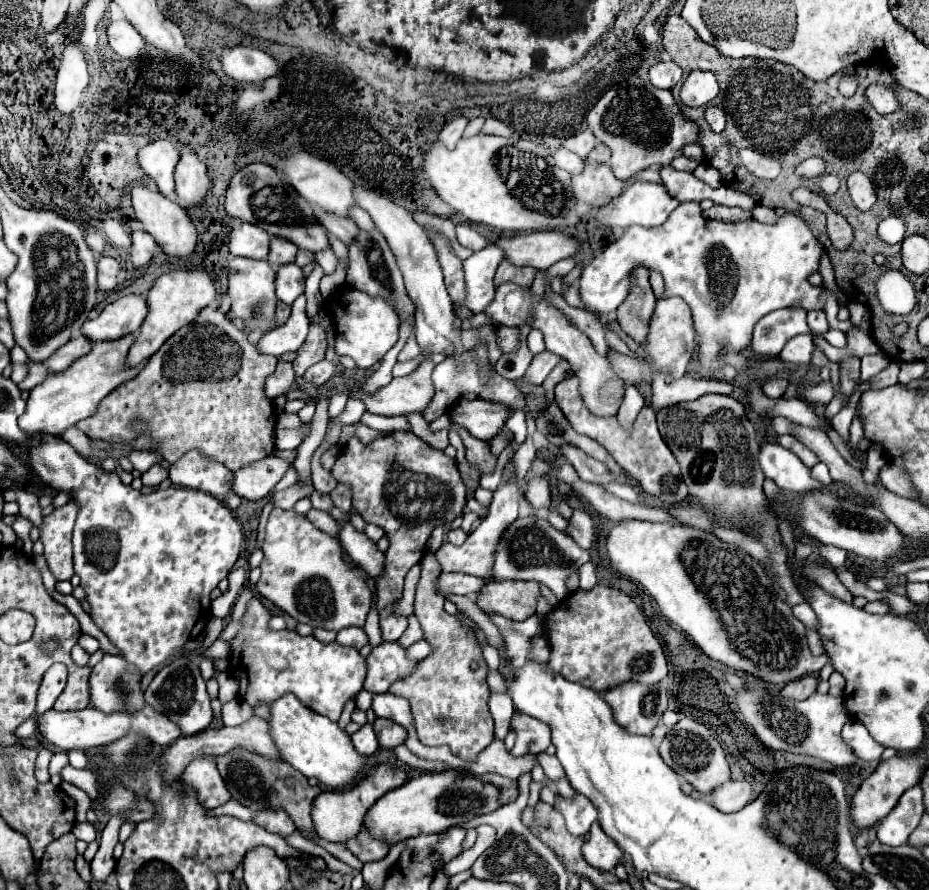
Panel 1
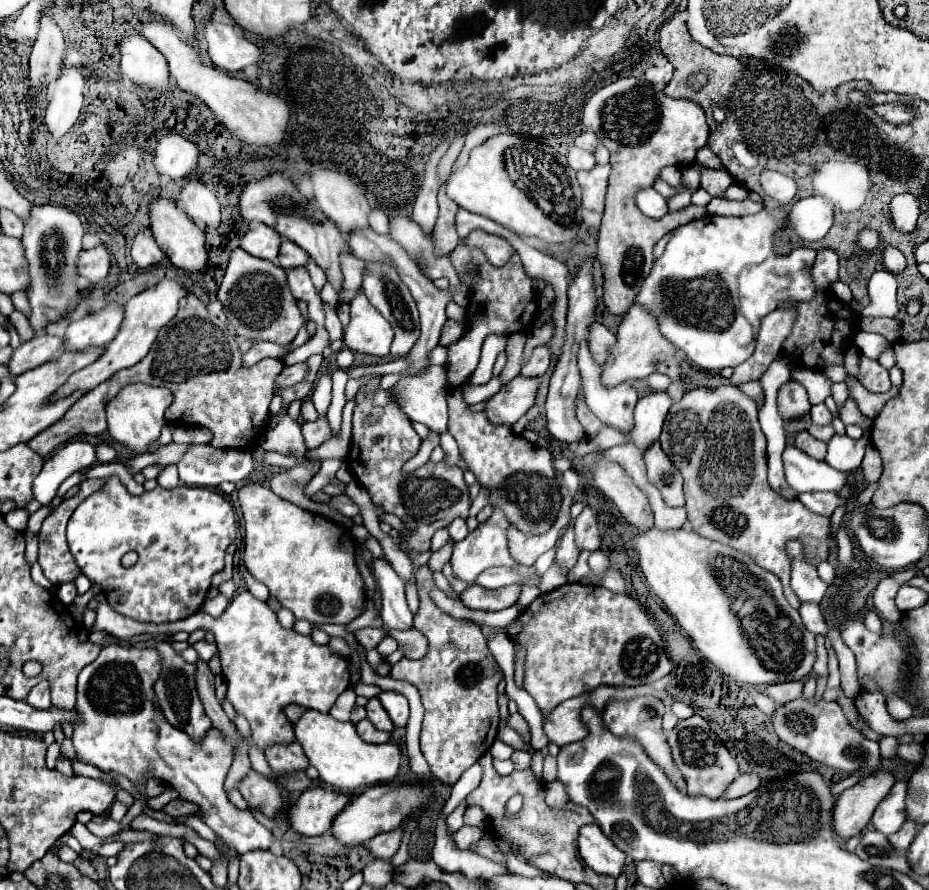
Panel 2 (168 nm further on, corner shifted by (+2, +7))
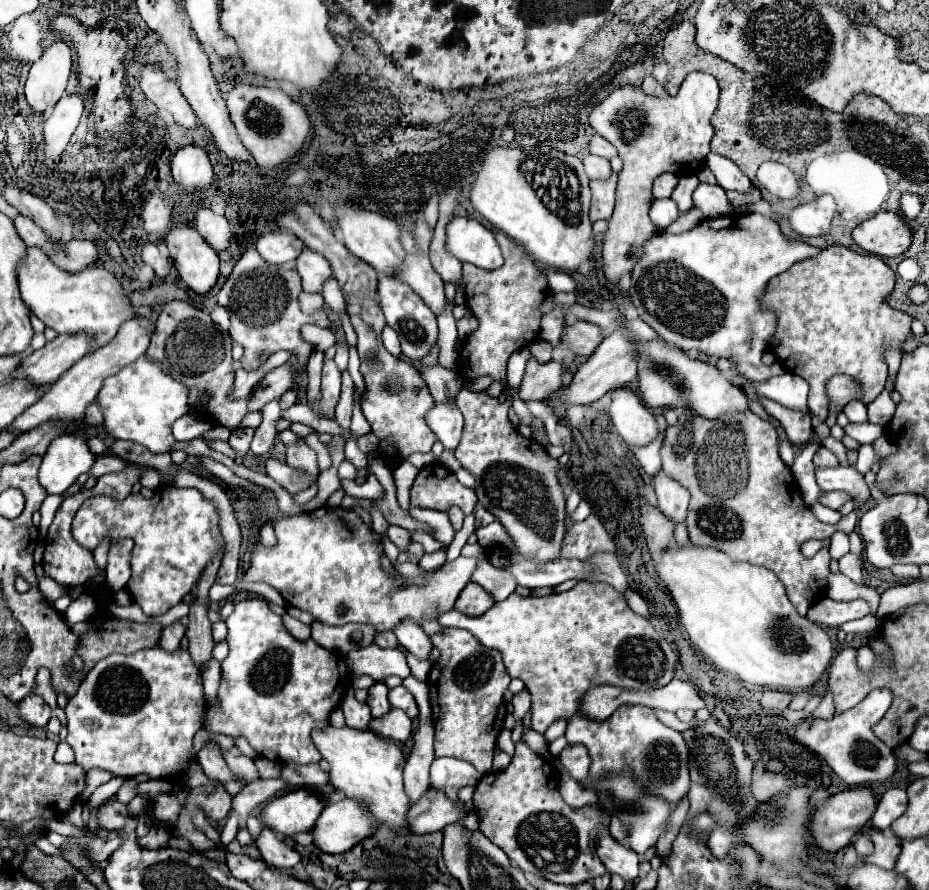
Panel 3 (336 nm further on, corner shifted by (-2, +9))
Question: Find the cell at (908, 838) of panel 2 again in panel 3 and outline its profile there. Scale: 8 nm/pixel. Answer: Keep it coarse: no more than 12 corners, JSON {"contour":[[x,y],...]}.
{"contour":[[892,829],[874,831],[874,853],[864,861],[892,869],[902,839]]}

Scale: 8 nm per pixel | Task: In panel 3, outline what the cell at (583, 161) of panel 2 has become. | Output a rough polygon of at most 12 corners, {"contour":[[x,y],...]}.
{"contour":[[586,155],[584,171],[590,179],[612,173],[608,159]]}

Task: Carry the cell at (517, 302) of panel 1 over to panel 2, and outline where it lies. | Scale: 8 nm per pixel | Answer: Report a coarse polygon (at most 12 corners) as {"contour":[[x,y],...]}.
{"contour":[[588,343],[578,367],[584,401],[604,425],[634,427],[638,393],[630,383],[606,389]]}

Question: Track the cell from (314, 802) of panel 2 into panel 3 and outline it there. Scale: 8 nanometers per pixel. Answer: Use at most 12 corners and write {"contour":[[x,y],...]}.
{"contour":[[302,787],[268,803],[266,827],[312,831],[324,803]]}

